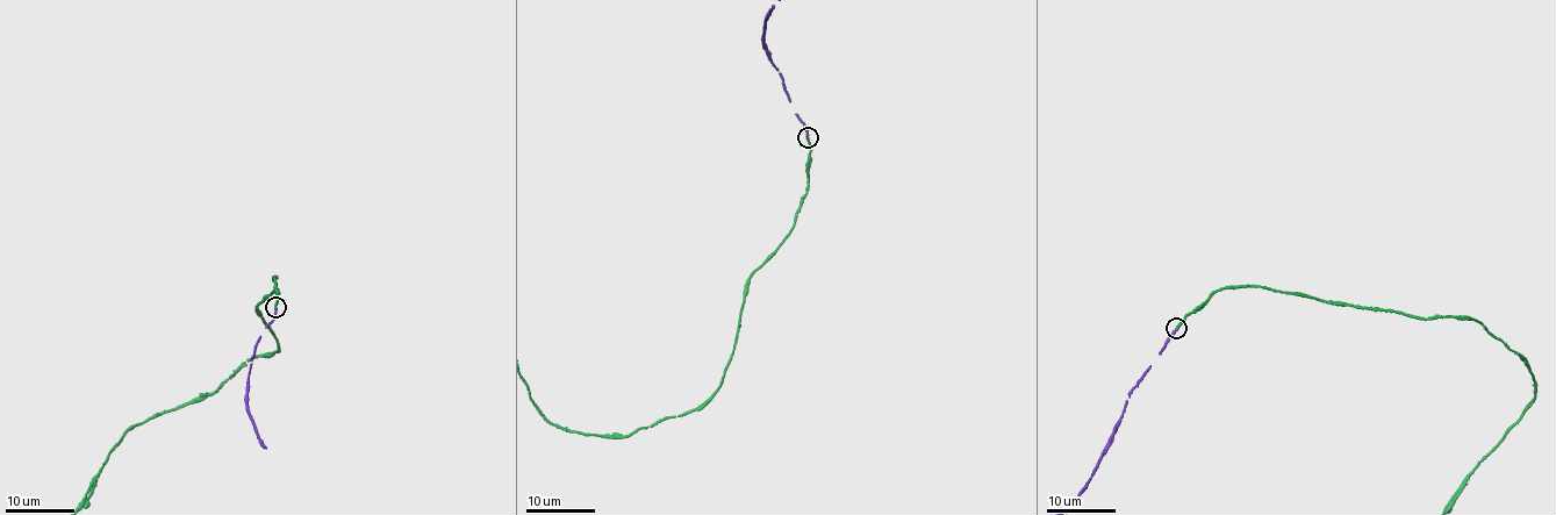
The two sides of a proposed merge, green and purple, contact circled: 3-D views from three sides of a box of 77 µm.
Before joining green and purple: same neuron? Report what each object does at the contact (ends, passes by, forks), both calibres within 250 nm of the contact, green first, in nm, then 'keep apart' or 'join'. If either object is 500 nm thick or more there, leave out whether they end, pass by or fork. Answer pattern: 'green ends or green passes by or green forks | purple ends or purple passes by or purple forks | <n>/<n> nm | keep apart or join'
green ends | purple ends | 220/180 nm | keep apart

